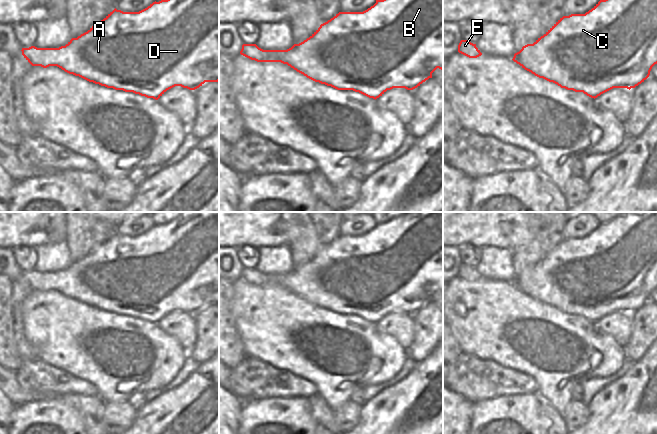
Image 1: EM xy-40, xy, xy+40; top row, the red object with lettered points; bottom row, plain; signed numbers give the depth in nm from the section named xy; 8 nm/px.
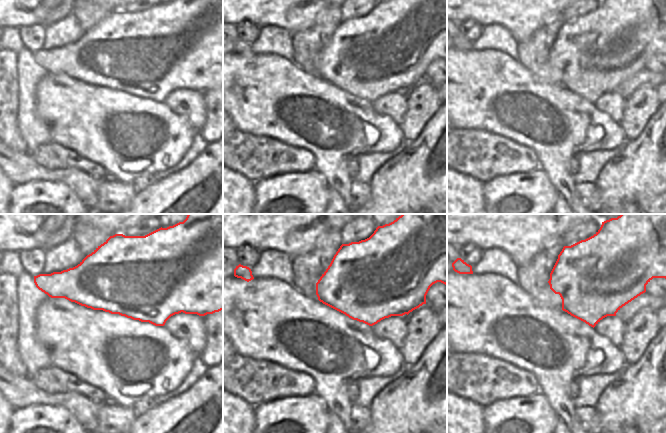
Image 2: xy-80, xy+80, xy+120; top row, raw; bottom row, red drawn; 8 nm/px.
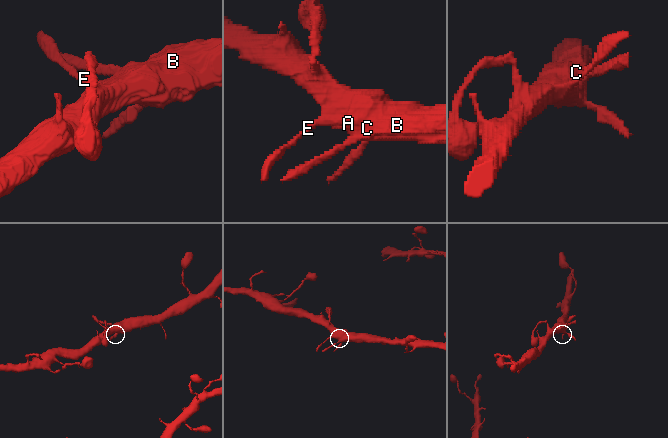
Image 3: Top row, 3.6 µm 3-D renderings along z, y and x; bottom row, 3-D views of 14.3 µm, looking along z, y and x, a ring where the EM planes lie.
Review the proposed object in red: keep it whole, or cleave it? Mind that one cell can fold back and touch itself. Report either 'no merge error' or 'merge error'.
no merge error

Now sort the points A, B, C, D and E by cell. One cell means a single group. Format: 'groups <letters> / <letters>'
groups A B C D E

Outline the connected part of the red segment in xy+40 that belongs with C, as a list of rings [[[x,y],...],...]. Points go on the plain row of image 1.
[[[626,212],[605,224],[600,224],[585,238],[563,240],[533,268],[523,270],[519,276],[514,278],[512,284],[539,302],[553,306],[567,314],[583,316],[594,323],[613,312],[627,312],[629,314],[635,312],[649,301],[652,291],[657,288],[657,212]]]

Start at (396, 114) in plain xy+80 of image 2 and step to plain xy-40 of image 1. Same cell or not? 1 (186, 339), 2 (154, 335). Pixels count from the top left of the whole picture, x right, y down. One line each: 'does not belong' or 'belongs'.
1: belongs
2: does not belong

